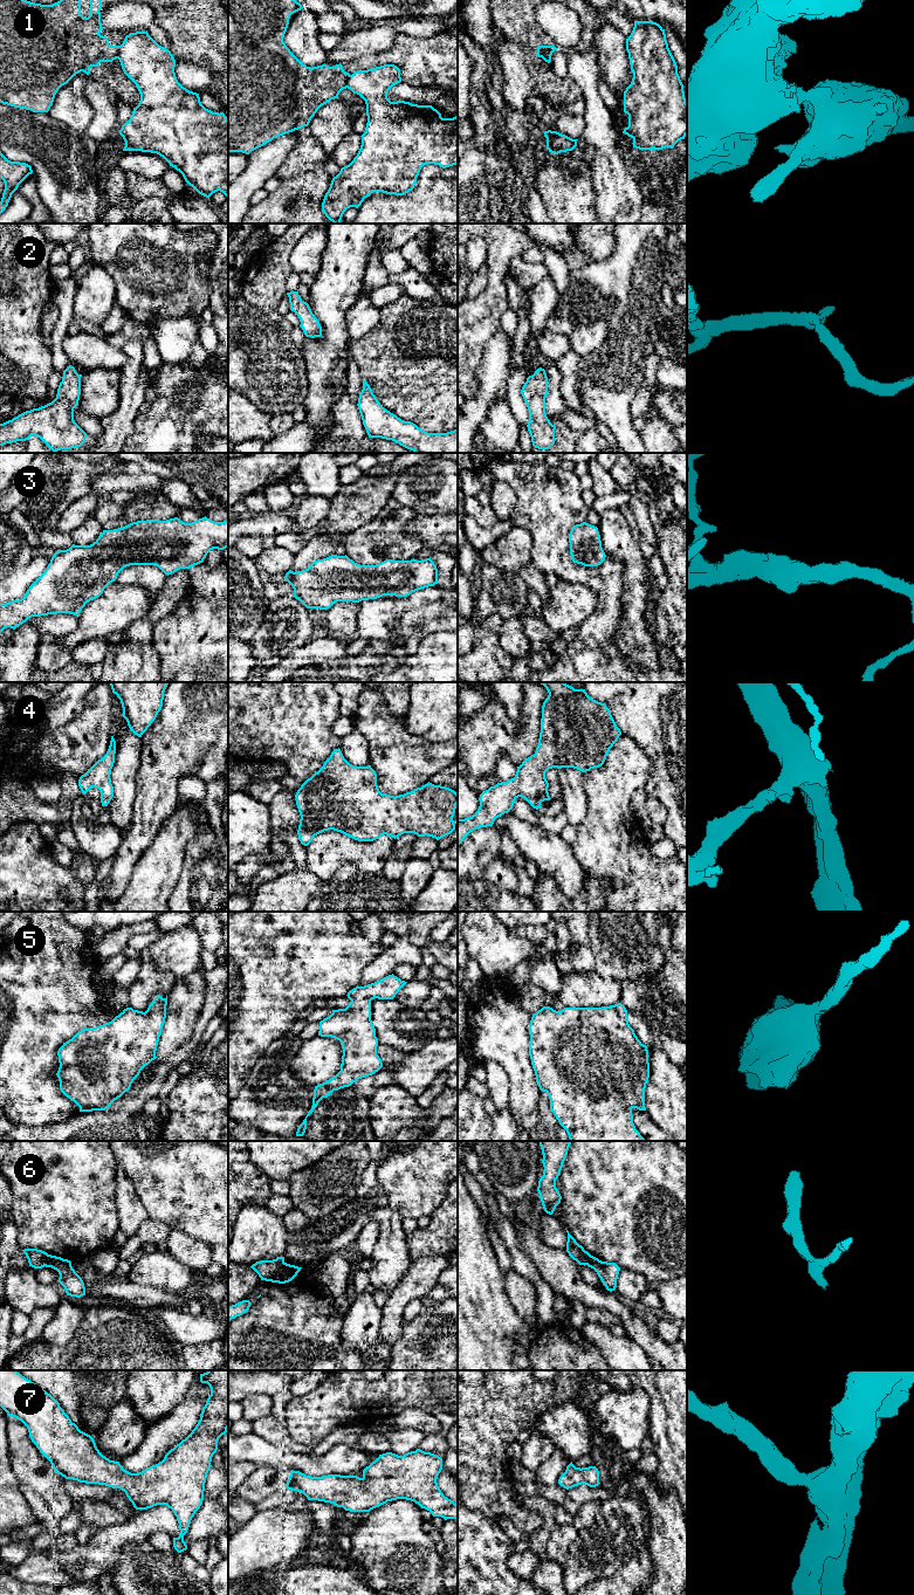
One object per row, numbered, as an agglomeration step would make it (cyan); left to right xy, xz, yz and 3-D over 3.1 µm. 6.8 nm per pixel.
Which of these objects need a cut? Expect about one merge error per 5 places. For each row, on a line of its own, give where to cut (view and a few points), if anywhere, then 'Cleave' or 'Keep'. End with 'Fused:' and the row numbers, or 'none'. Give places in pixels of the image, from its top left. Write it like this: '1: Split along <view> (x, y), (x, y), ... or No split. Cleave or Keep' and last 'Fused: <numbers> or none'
1: Split along yz (551, 53), (543, 50), (541, 56). Cleave
2: No split. Keep
3: No split. Keep
4: No split. Keep
5: No split. Keep
6: Split along xz (284, 1263), (269, 1280). Cleave
7: No split. Keep
Fused: 1, 6

